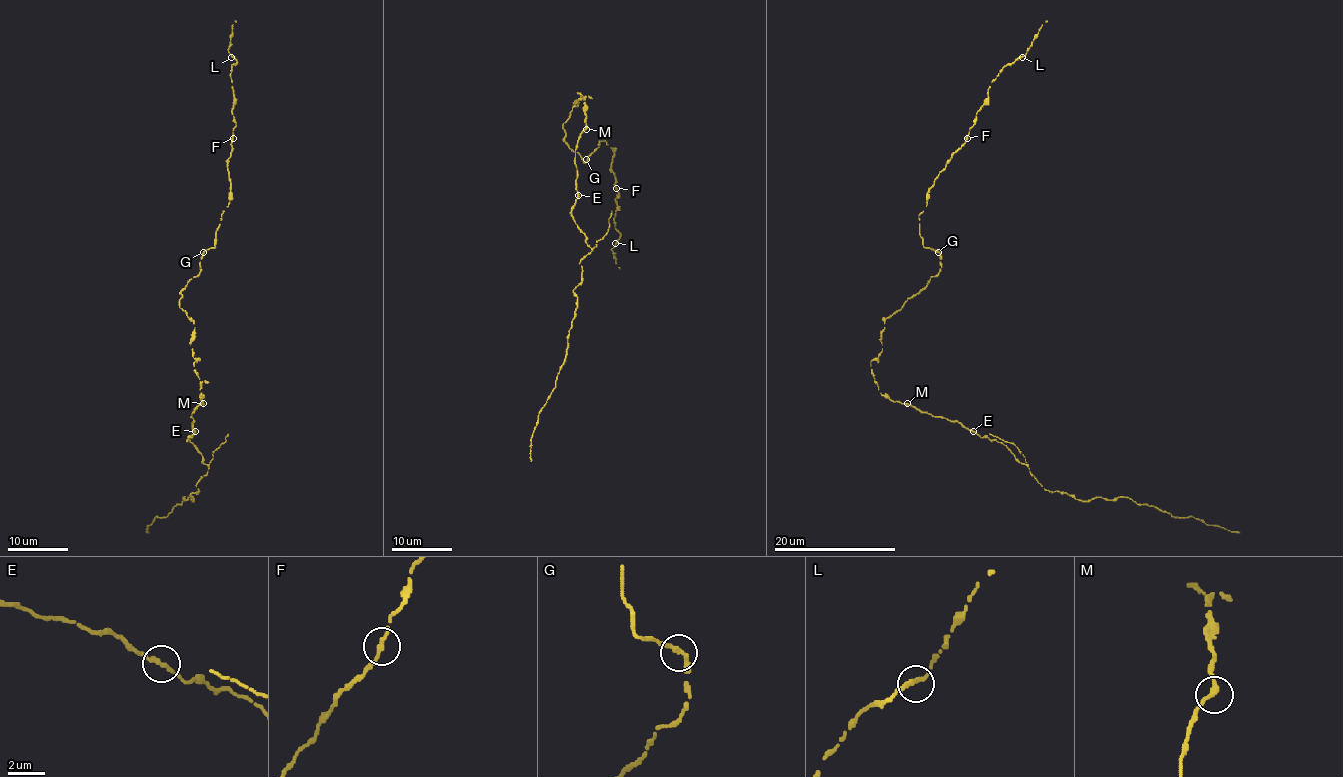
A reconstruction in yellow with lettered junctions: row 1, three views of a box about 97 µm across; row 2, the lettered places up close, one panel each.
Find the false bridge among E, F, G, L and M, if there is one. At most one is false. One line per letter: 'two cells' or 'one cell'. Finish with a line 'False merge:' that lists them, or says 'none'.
E: one cell
F: one cell
G: one cell
L: one cell
M: one cell
False merge: none

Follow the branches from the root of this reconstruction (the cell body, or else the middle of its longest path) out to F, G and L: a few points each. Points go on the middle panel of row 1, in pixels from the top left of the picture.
F: (578, 92), (578, 106), (563, 123), (565, 143), (583, 162), (600, 141), (615, 149), (616, 188)
G: (578, 92), (574, 103), (578, 106), (572, 108), (563, 123), (565, 143), (583, 162), (586, 159)
L: (578, 92), (578, 106), (563, 123), (565, 143), (583, 162), (600, 141), (615, 149), (615, 243)

